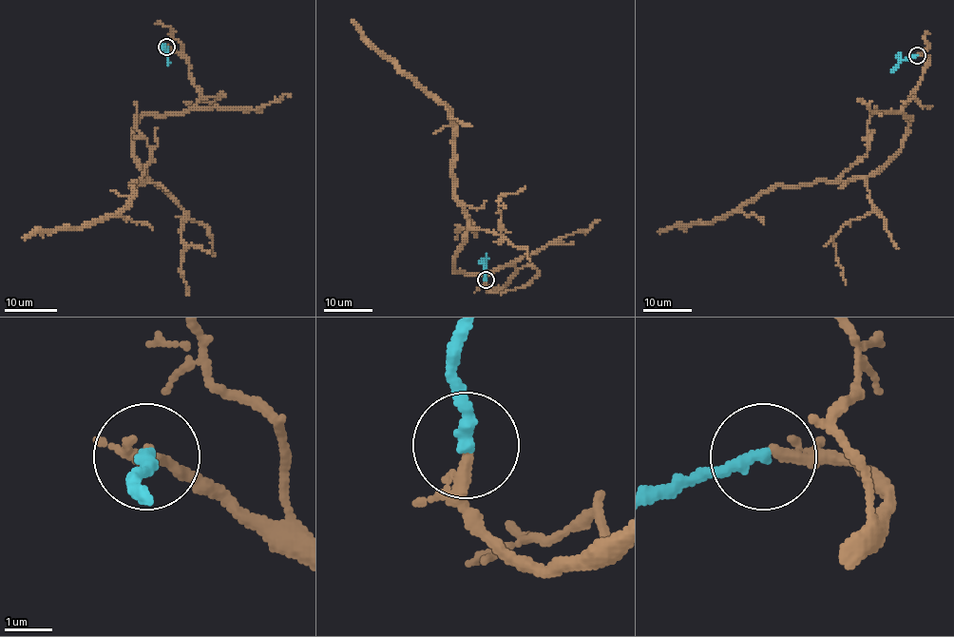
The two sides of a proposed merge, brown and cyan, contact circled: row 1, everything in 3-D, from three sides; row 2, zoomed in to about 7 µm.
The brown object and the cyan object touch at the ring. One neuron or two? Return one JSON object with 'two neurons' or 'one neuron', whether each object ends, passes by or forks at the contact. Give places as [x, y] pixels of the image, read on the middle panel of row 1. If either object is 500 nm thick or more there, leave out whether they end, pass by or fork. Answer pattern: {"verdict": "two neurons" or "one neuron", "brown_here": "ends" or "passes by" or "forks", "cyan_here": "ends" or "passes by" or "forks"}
{"verdict": "one neuron", "brown_here": "passes by", "cyan_here": "ends"}

